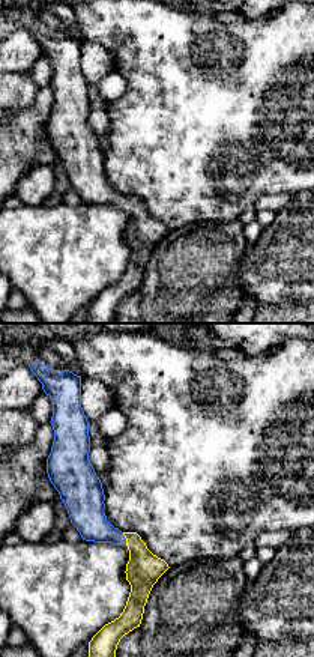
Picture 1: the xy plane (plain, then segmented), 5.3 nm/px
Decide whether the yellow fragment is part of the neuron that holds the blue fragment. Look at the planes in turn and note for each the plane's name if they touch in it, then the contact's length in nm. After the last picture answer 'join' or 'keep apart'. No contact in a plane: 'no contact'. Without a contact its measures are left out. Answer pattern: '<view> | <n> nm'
xy | 70 nm

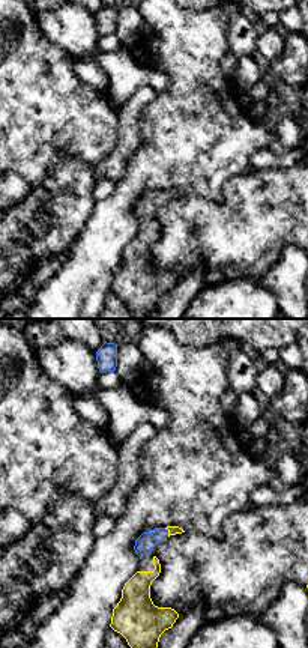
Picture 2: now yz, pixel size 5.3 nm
yz | 50 nm

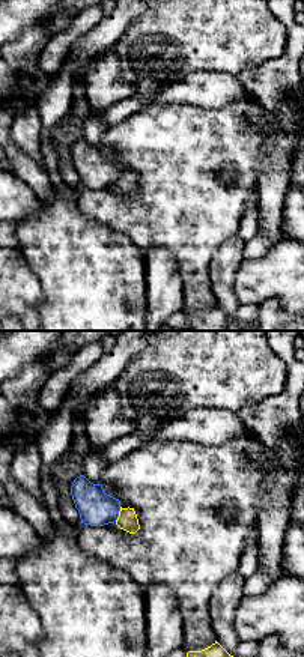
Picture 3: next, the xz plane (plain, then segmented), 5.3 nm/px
xz | 90 nm

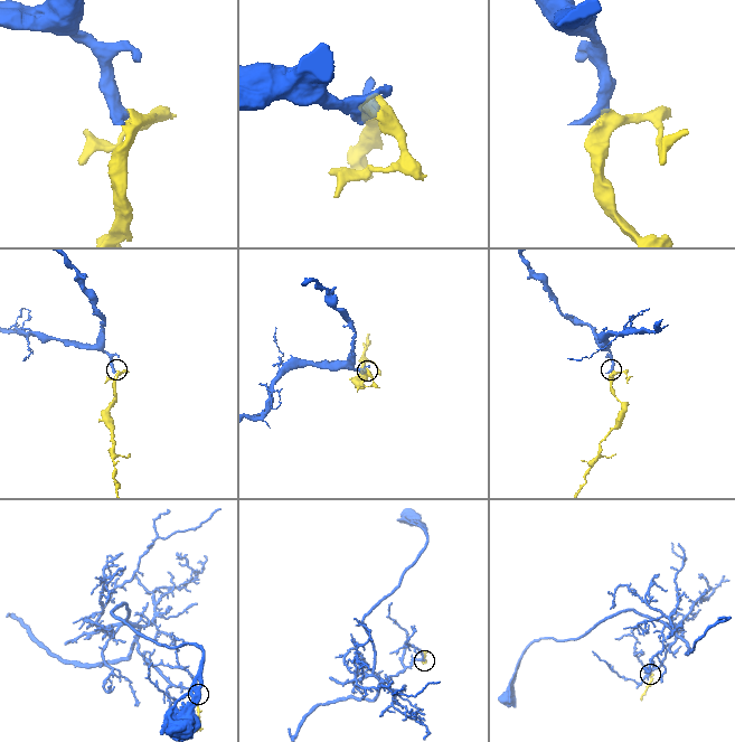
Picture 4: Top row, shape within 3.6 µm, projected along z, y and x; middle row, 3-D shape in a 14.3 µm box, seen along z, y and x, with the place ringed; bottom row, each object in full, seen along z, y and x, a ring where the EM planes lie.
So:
join

